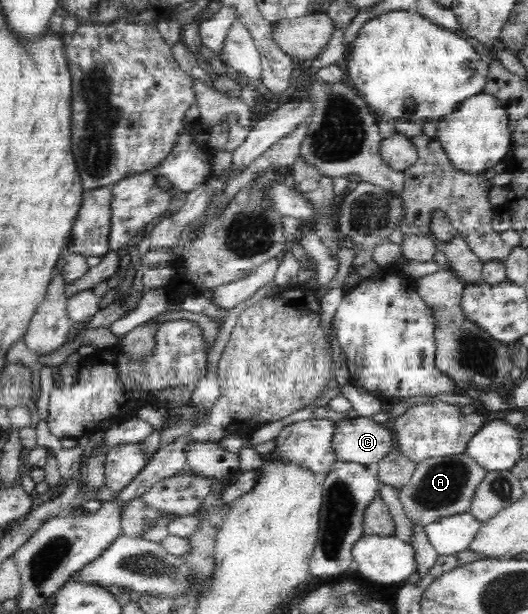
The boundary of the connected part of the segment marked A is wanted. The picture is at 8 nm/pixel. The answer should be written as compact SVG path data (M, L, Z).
M466 453L424 459L416 465L409 483L398 490L397 500L414 526L425 527L445 516L469 512L473 493L486 473Z

